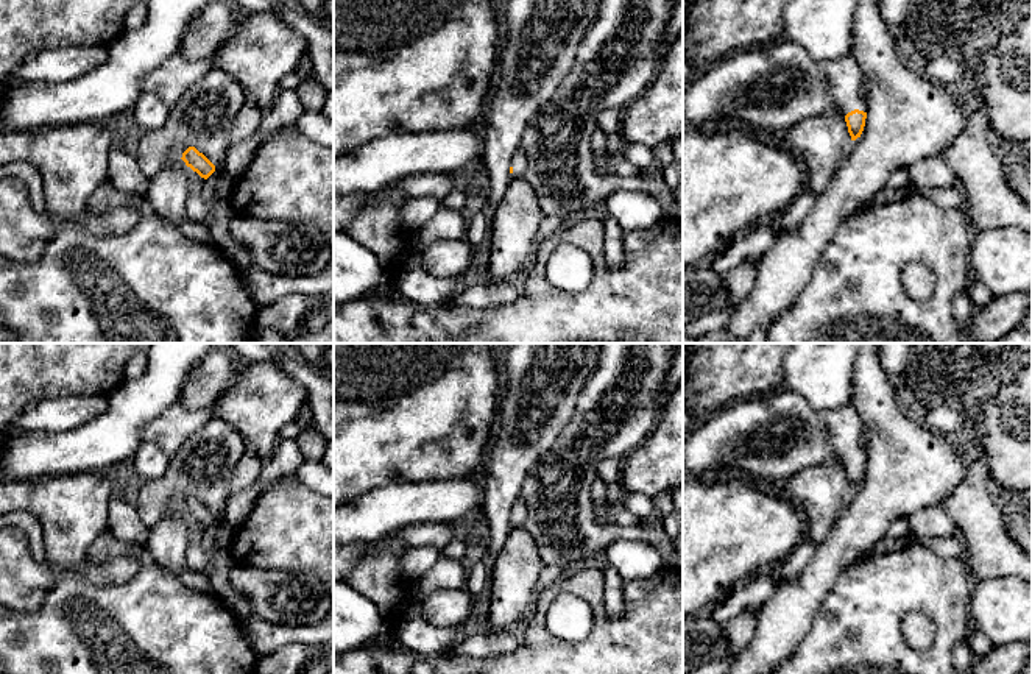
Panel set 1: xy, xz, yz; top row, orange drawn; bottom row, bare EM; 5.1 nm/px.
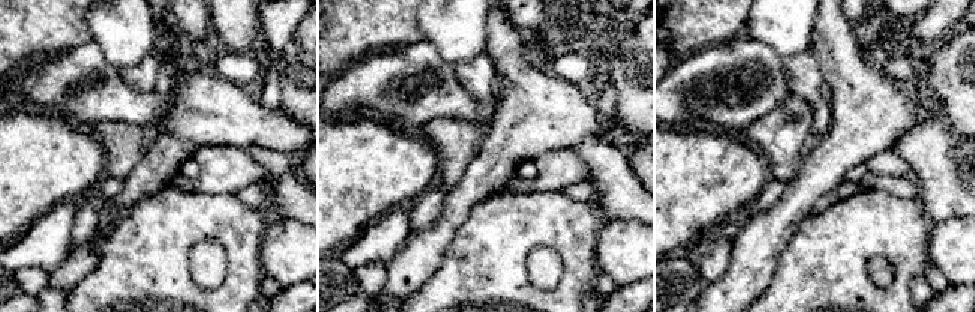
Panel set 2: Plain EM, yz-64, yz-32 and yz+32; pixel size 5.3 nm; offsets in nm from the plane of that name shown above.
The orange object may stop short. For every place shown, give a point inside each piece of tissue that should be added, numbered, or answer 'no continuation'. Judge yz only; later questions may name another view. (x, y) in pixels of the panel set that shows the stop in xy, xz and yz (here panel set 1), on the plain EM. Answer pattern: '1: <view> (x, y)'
1: yz (844, 426)

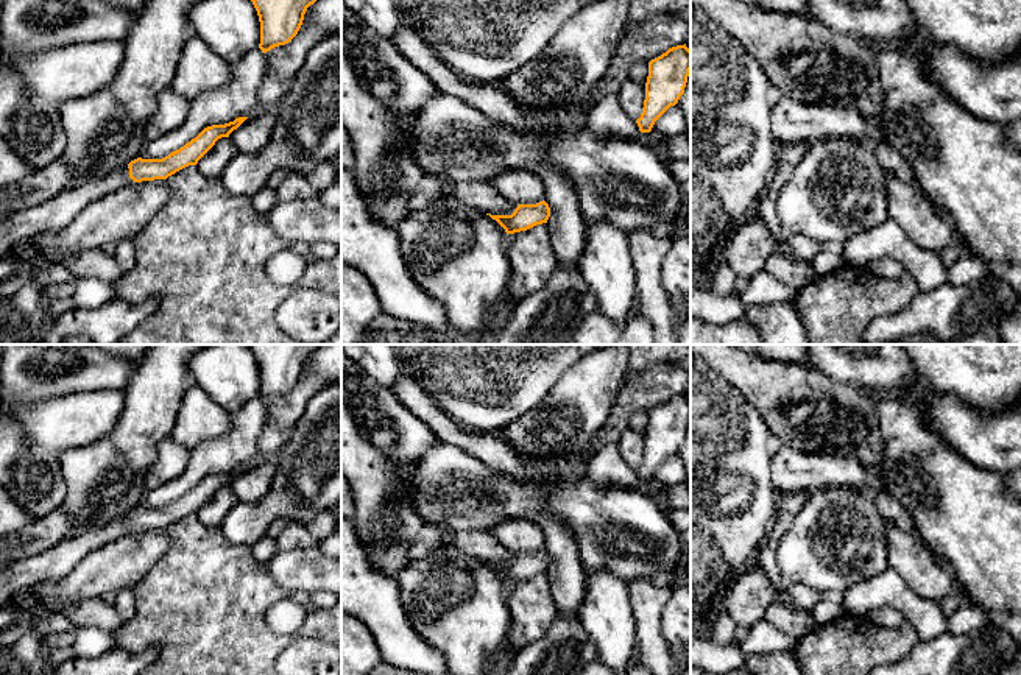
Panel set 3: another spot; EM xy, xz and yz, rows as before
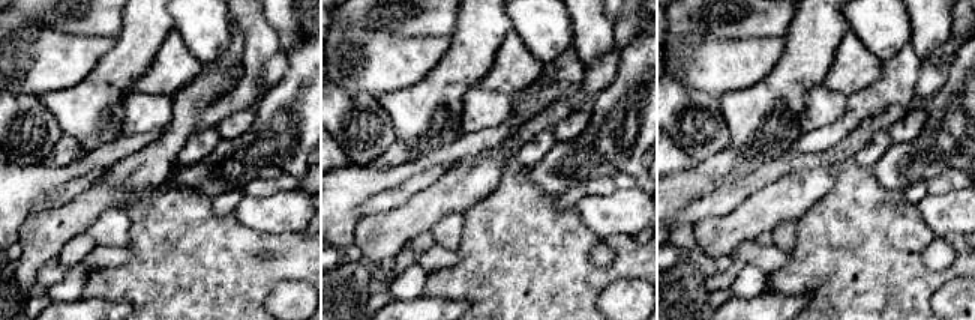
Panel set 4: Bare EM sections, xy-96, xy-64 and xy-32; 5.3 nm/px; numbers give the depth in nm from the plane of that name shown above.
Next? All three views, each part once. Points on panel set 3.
1: xy (56, 561)

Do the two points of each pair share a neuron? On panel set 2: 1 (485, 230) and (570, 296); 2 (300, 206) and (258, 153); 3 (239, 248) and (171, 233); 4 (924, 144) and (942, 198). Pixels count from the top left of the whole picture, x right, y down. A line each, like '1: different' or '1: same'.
1: same
2: same
3: same
4: same

